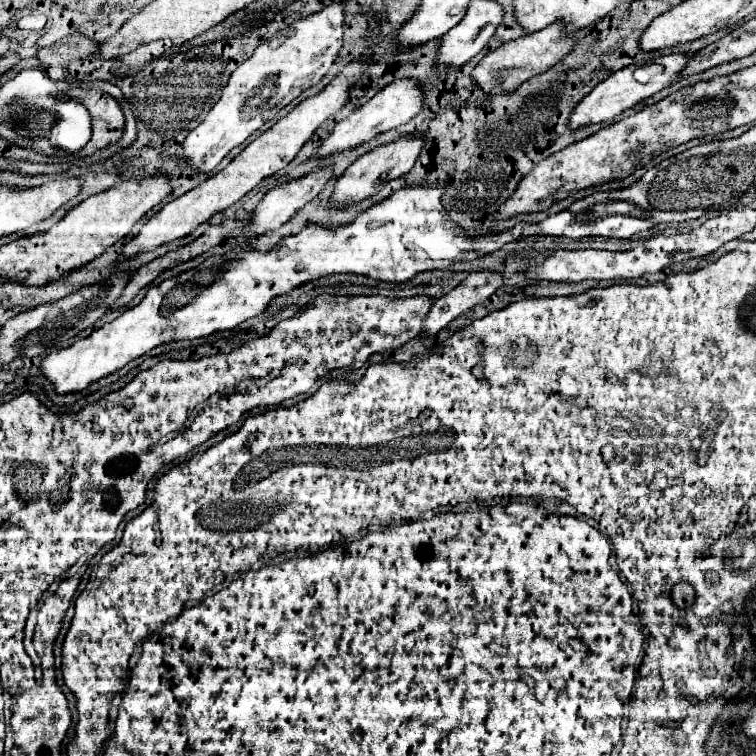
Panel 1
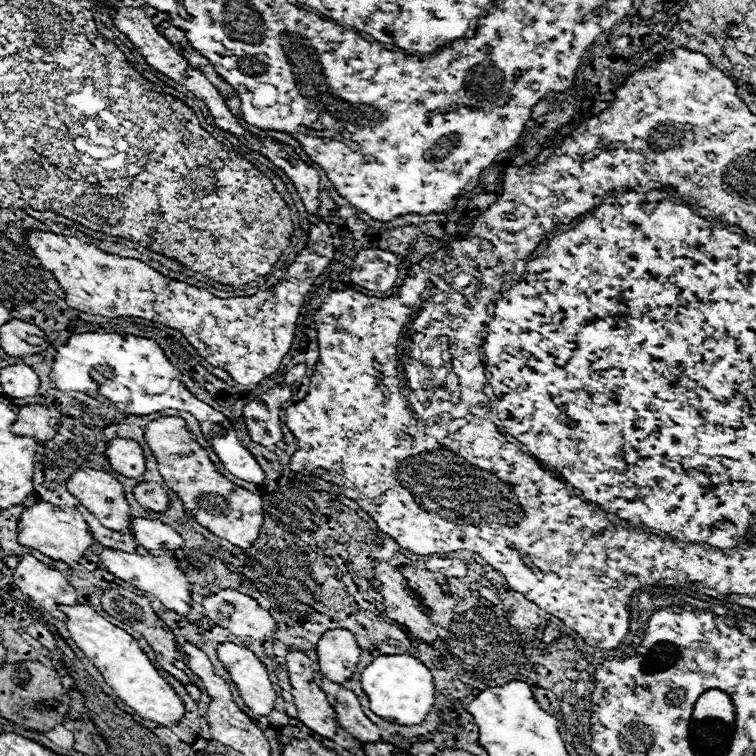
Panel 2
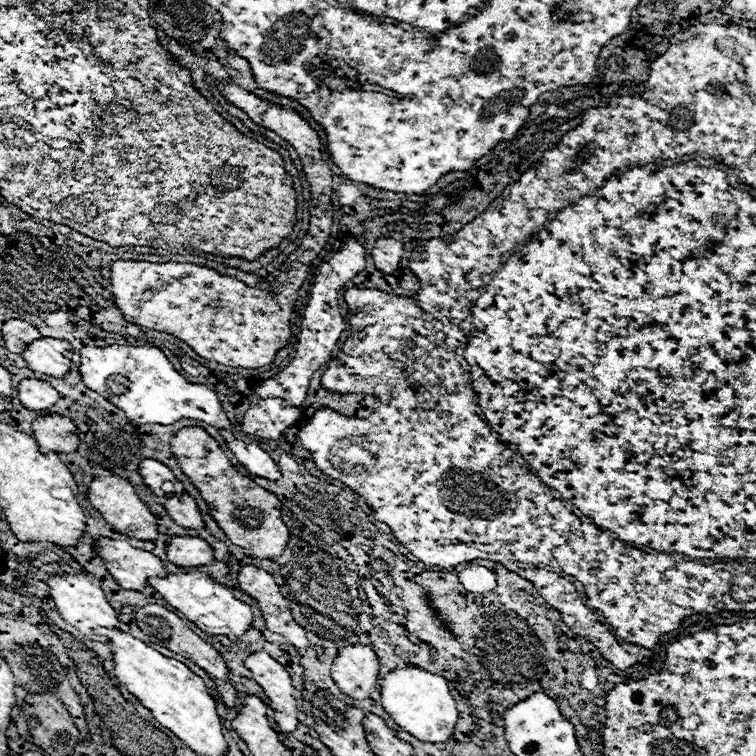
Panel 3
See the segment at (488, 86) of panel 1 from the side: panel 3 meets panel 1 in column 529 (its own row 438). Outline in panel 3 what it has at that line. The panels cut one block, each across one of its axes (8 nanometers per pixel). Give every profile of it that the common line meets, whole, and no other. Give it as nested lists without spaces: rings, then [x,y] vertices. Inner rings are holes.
[[[52,414],[52,416],[38,416],[32,422],[34,440],[38,442],[42,452],[56,452],[56,454],[74,454],[80,446],[78,430],[74,422],[66,416]]]

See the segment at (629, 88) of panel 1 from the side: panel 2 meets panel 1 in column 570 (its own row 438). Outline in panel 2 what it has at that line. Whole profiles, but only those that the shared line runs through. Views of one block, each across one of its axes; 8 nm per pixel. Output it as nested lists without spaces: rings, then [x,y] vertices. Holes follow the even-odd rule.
[[[114,438],[106,444],[106,458],[110,466],[128,478],[138,478],[144,474],[144,454],[142,448],[128,438]]]

